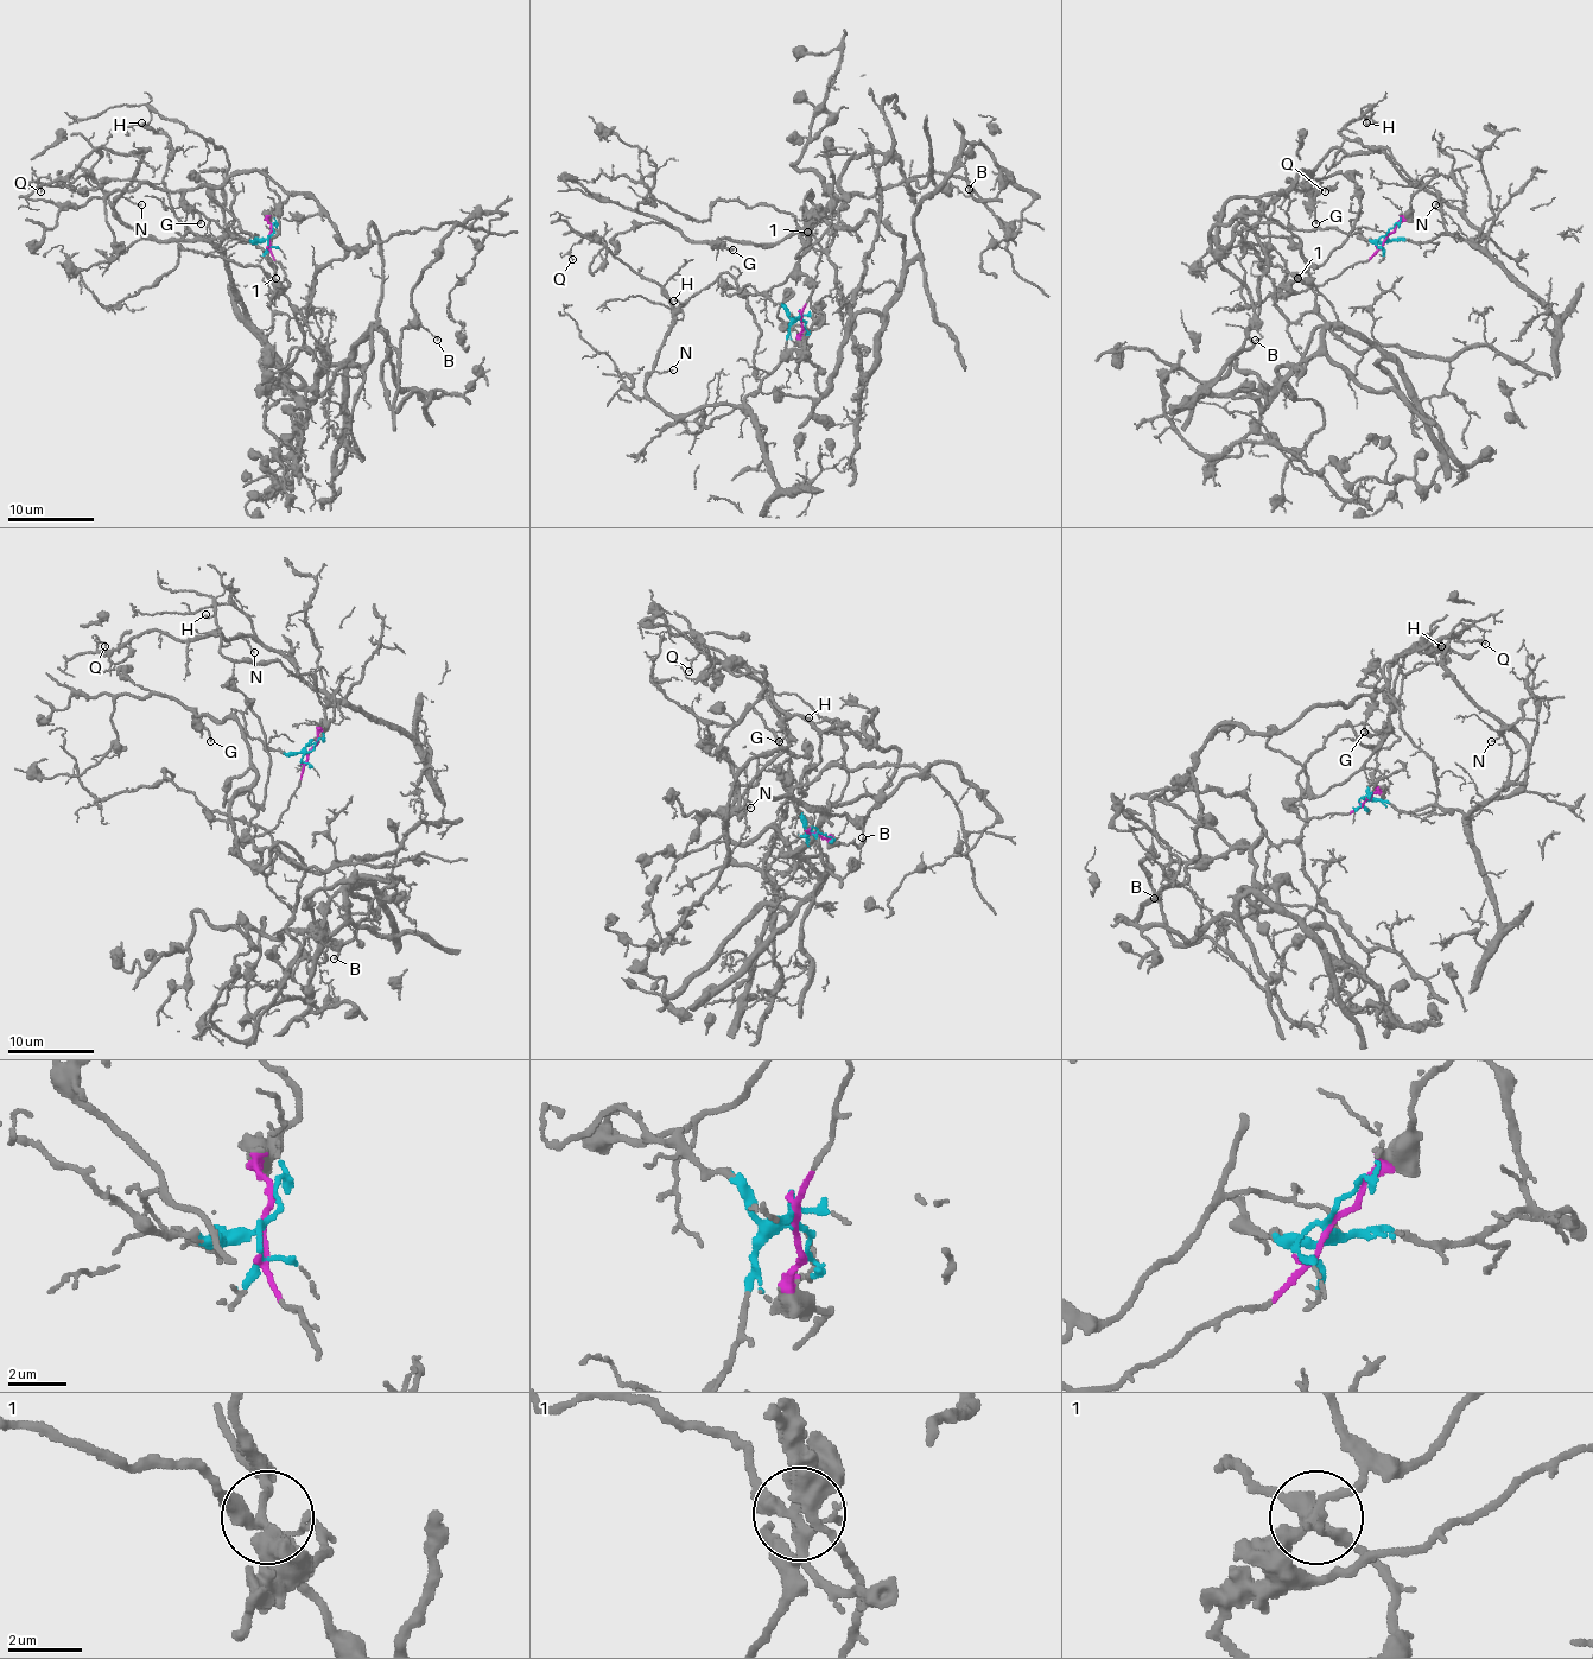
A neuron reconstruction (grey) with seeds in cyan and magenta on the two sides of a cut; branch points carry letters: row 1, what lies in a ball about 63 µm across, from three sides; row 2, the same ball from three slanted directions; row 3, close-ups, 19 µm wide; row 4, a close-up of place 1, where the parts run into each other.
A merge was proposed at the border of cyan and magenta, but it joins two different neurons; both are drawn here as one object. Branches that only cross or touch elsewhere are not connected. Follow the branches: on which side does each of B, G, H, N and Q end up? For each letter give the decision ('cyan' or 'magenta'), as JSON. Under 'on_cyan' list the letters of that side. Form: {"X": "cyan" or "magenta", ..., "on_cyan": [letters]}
{"B": "magenta", "G": "magenta", "H": "cyan", "N": "cyan", "Q": "cyan", "on_cyan": ["H", "N", "Q"]}

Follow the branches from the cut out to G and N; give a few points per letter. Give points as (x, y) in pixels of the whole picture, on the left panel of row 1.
G: (270, 238), (290, 285), (280, 292), (267, 255), (290, 195), (256, 171), (188, 190), (183, 198), (201, 222)
N: (270, 238), (153, 238), (135, 233), (114, 203), (124, 197), (140, 206)

